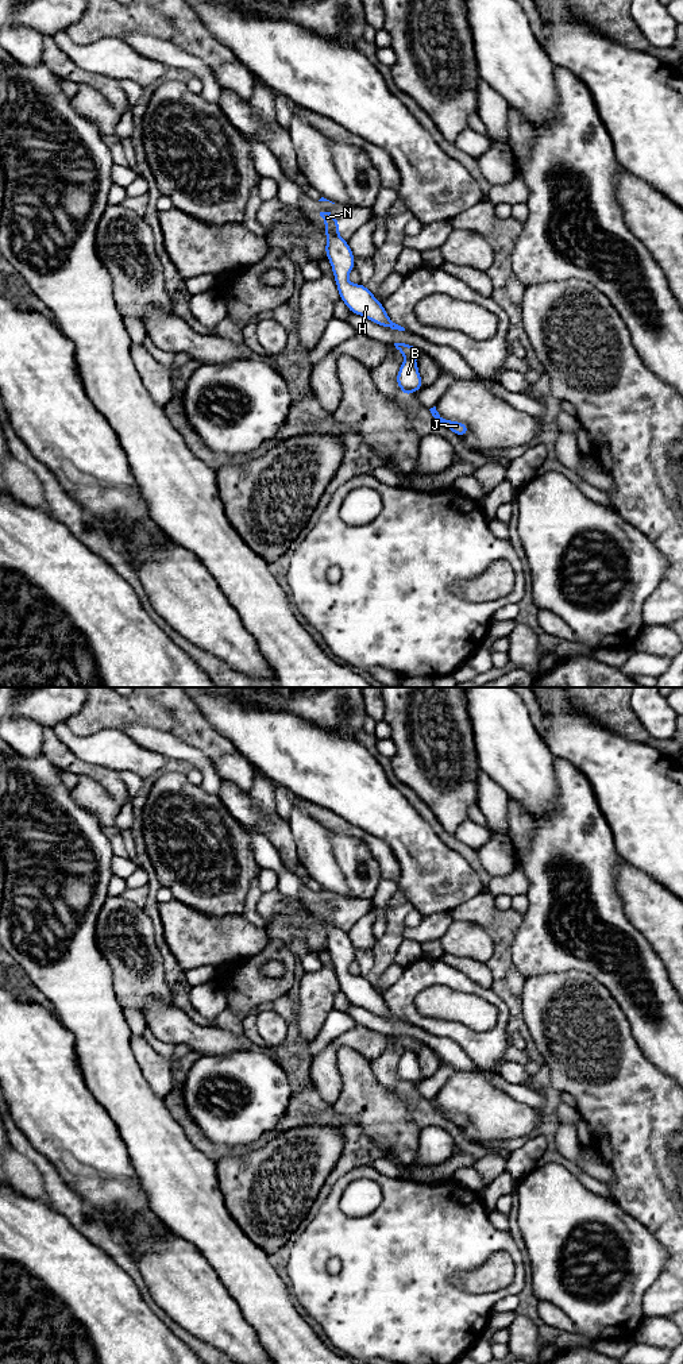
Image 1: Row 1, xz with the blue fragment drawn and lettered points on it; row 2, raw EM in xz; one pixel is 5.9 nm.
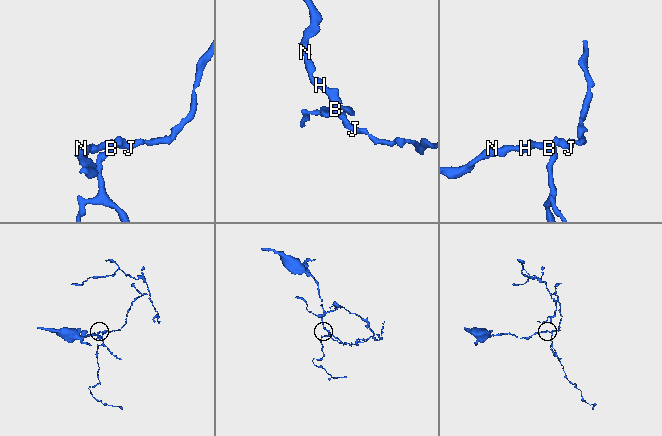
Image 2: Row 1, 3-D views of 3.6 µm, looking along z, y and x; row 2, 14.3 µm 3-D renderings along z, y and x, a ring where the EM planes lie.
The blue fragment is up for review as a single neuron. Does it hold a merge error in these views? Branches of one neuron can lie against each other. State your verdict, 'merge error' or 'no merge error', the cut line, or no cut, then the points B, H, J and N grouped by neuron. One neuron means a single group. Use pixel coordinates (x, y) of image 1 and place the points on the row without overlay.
merge error; cut xz (405, 1048), (413, 1052); groups B J / H N

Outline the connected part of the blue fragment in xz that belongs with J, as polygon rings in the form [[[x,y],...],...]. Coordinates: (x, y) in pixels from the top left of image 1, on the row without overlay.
[[[436,1098],[431,1099],[429,1102],[437,1114],[440,1114],[445,1120],[449,1120],[458,1128],[464,1128],[470,1122],[470,1120],[463,1114],[452,1113],[441,1109],[436,1102]]]

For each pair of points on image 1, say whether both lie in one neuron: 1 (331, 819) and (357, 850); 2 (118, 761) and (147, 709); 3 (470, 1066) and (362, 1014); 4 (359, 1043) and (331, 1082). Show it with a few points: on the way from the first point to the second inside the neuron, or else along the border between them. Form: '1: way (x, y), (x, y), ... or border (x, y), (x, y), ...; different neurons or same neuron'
1: border (332, 829), (352, 835), (370, 851); different neurons
2: border (118, 728), (99, 729), (87, 736); different neurons
3: way (443, 1047), (415, 1031), (389, 1028); same neuron
4: way (344, 1041), (340, 1041), (330, 1052), (330, 1067); same neuron

